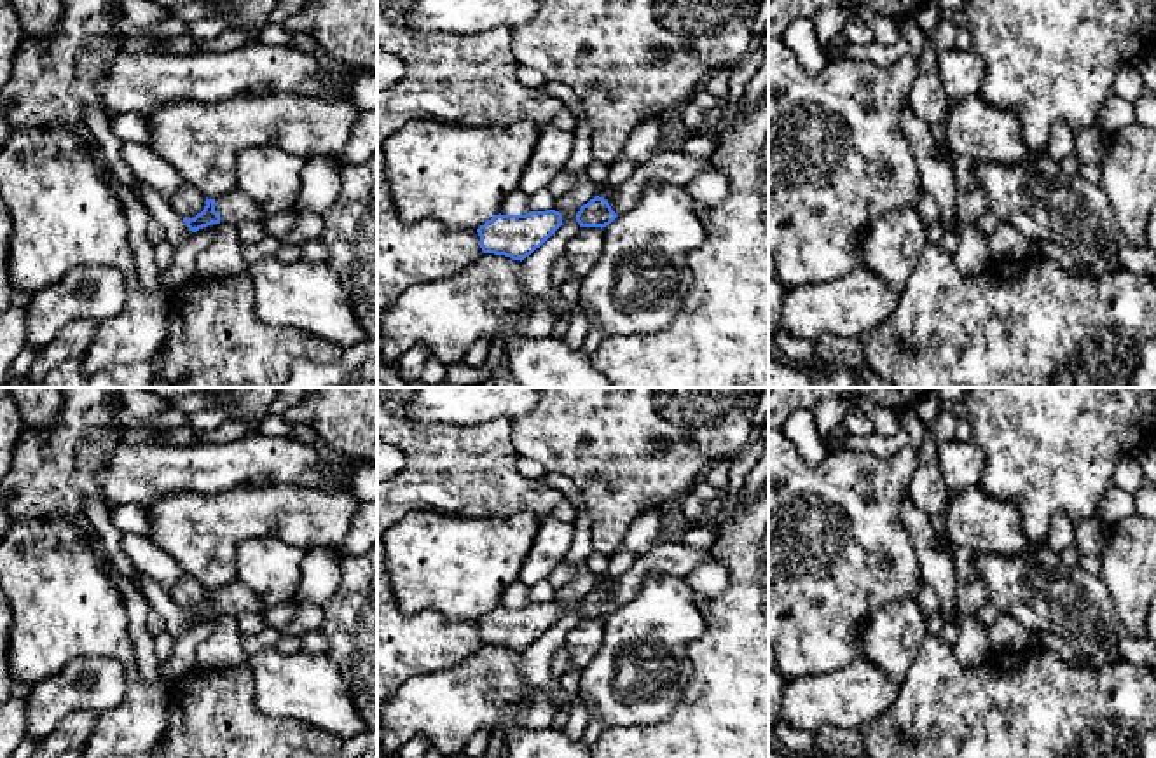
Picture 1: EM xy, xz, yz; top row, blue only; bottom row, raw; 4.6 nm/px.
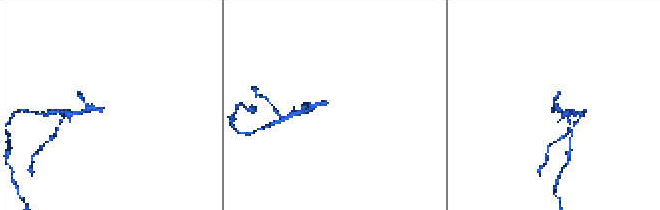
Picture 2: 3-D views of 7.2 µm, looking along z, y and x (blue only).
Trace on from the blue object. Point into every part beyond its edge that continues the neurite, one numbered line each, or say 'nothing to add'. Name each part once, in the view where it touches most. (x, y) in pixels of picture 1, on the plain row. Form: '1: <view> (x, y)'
1: xy (234, 598)

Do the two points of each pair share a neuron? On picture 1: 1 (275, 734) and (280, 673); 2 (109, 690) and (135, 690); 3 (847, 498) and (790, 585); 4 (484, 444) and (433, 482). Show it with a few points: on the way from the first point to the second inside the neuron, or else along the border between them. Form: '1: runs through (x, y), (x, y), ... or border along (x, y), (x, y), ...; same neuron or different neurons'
1: border along (254, 683), (254, 704), (262, 713), (316, 727); different neurons
2: border along (128, 687), (117, 704), (98, 715); different neurons
3: runs through (853, 519), (809, 565); same neuron
4: runs through (472, 456), (458, 470), (446, 475); same neuron

